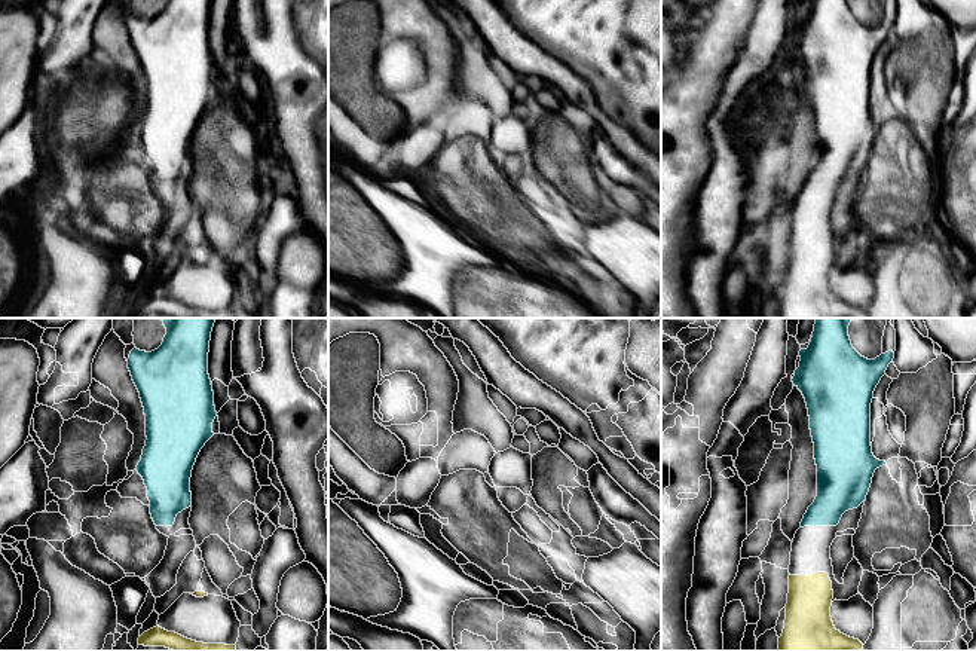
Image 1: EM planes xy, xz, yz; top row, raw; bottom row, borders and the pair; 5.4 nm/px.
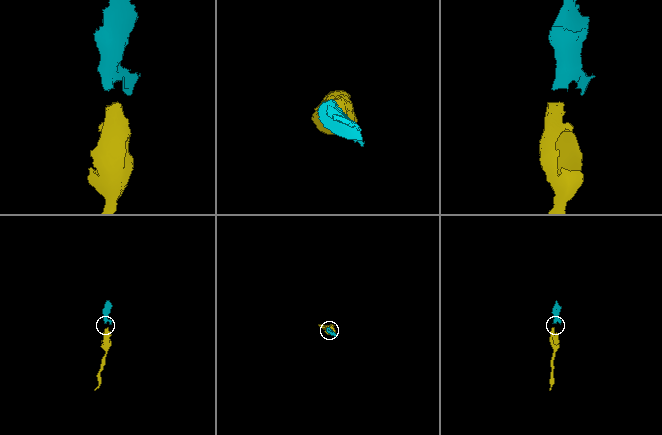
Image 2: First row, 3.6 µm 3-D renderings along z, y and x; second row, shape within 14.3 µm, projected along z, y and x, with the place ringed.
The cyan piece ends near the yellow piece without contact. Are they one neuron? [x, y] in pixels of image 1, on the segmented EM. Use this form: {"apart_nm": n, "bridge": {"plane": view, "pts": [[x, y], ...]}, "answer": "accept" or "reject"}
{"apart_nm": 260, "bridge": {"plane": "yz", "pts": [[814, 525], [814, 572]]}, "answer": "accept"}

